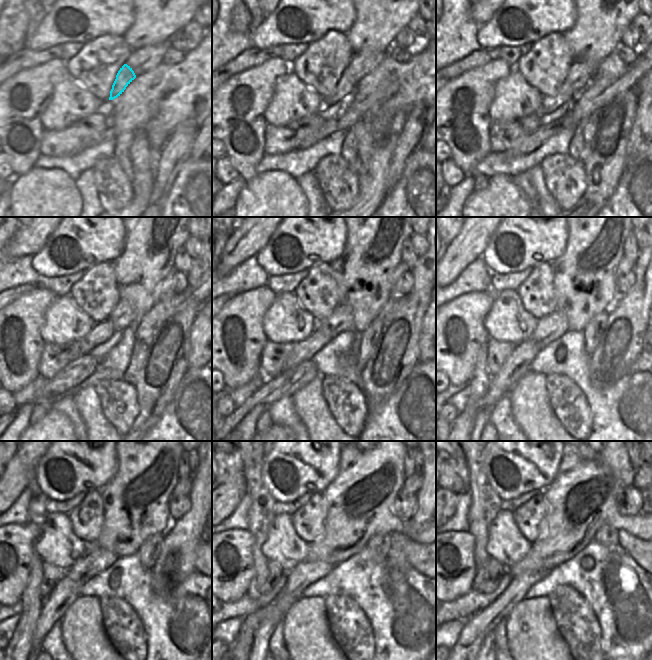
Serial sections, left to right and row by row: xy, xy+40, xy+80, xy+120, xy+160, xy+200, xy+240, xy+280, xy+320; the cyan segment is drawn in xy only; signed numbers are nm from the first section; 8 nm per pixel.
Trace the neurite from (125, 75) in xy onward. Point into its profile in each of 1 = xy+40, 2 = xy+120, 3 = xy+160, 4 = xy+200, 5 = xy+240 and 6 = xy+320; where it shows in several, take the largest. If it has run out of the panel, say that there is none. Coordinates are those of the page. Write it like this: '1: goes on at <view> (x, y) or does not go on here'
1: goes on at xy+40 (345, 88)
2: goes on at xy+120 (101, 331)
3: goes on at xy+160 (304, 350)
4: goes on at xy+200 (518, 363)
5: goes on at xy+240 (67, 590)
6: goes on at xy+320 (488, 644)

